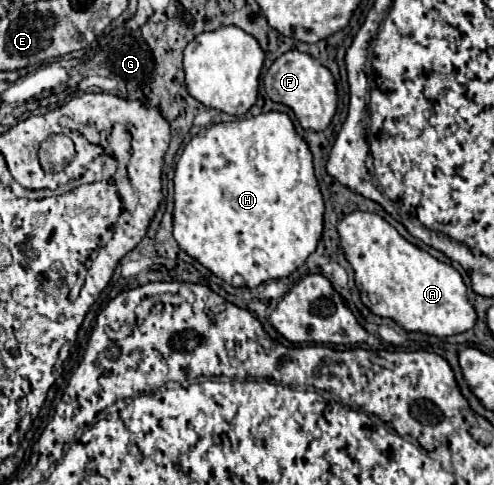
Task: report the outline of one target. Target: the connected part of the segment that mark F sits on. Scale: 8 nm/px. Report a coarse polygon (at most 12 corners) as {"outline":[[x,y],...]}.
{"outline":[[287,51],[265,91],[323,131],[337,109],[335,79],[319,61]]}

